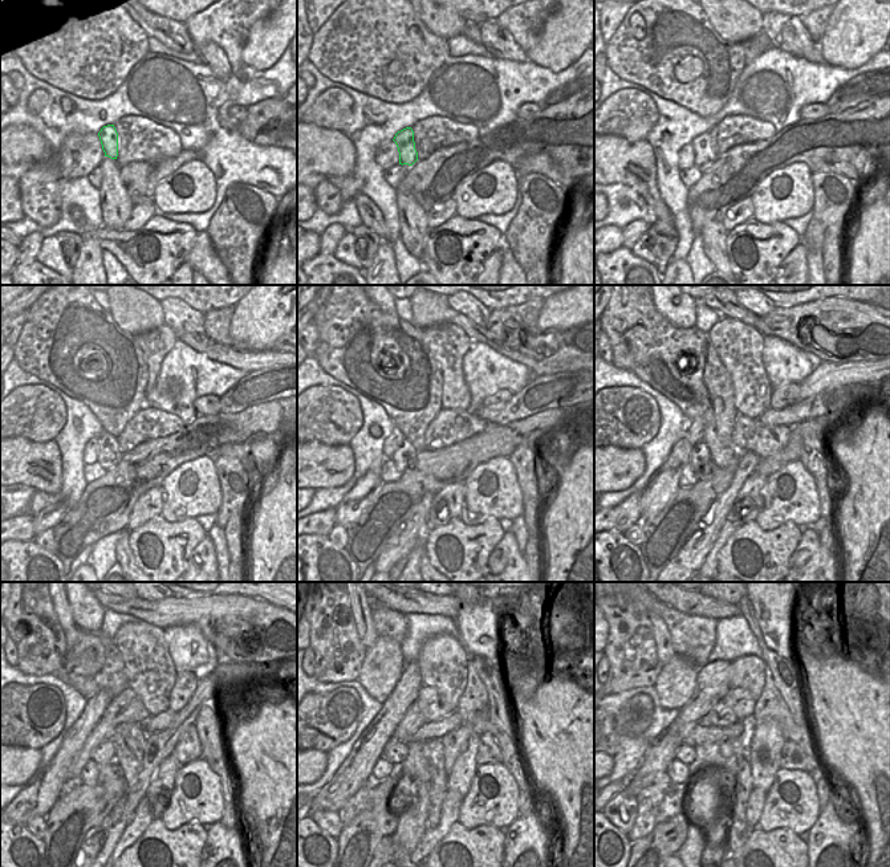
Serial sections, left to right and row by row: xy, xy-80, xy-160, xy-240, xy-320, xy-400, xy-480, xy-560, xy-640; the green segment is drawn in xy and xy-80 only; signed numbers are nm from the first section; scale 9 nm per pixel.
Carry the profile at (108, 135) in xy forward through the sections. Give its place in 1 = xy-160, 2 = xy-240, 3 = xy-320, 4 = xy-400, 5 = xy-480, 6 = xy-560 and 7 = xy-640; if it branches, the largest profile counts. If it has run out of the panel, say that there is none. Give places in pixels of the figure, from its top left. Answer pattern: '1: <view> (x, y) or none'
1: xy-160 (704, 154)
2: xy-240 (109, 448)
3: xy-320 (407, 452)
4: xy-400 (703, 450)
5: xy-480 (106, 749)
6: xy-560 (395, 752)
7: xy-640 (685, 753)

